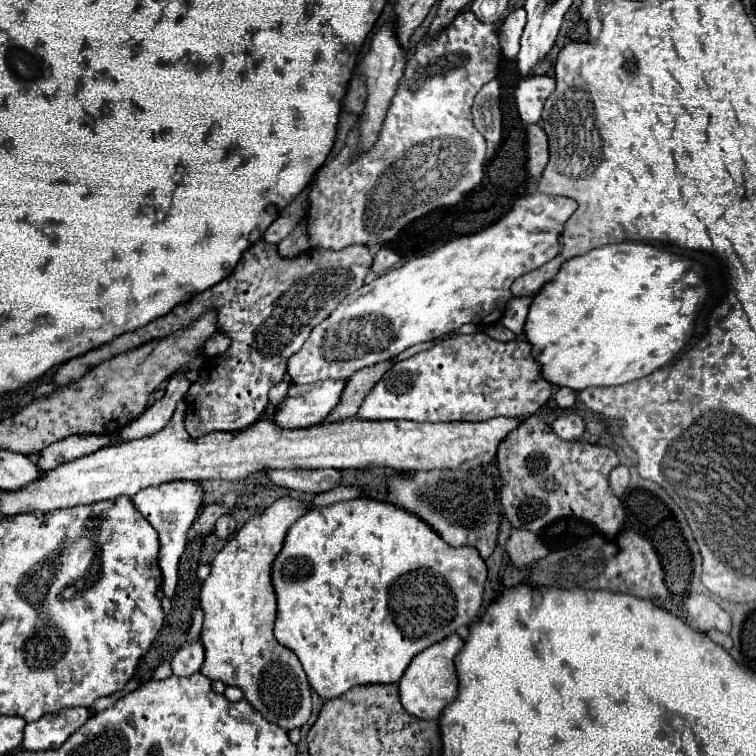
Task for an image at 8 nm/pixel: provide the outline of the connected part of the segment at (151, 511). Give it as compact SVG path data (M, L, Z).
M169 481L167 485L147 487L143 493L137 493L133 497L133 505L139 509L139 513L155 527L159 533L159 569L163 571L163 593L171 599L177 587L177 565L179 557L185 549L185 535L193 519L197 517L199 505L203 499L203 489L193 481Z

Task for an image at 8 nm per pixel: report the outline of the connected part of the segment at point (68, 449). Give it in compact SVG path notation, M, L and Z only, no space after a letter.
M71 435L67 439L55 441L47 449L43 449L39 453L37 469L41 469L41 471L55 469L61 463L73 461L77 457L83 457L83 455L103 449L107 445L111 445L111 439L107 435Z

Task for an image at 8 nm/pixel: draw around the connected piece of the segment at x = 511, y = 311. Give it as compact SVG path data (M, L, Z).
M511 297L511 301L507 303L507 309L501 317L501 323L511 329L515 335L523 335L523 325L527 319L527 311L531 305L533 297Z

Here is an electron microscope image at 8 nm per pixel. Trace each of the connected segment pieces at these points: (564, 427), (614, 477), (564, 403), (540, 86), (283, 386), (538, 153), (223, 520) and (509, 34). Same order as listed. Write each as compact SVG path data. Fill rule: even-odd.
M569 413L569 415L565 415L565 417L555 419L551 427L553 427L553 431L555 431L561 439L565 439L565 441L575 441L575 439L579 439L579 437L583 435L583 431L585 431L583 419L581 419L579 415L575 415L575 413Z
M619 465L611 471L611 489L621 497L629 485L629 469L625 465Z
M563 387L563 389L559 389L559 391L557 391L555 399L557 399L557 405L559 405L559 407L567 409L567 407L571 407L571 405L575 403L575 399L577 399L577 393L575 393L573 389L567 389L567 387Z
M525 77L517 83L517 111L521 121L537 123L541 119L543 103L555 89L555 79L545 77Z
M284 380L273 385L273 387L271 387L271 391L269 391L269 401L271 401L271 403L281 403L285 398L289 387L290 384Z
M529 125L527 127L527 173L531 177L541 177L547 161L549 161L547 135L539 125Z
M223 515L223 517L217 519L215 535L217 535L219 539L227 539L227 537L231 537L235 531L237 531L237 523L235 523L235 519L233 519L231 515Z
M515 9L507 15L503 27L499 29L499 45L507 59L517 57L523 27L525 27L525 9Z

